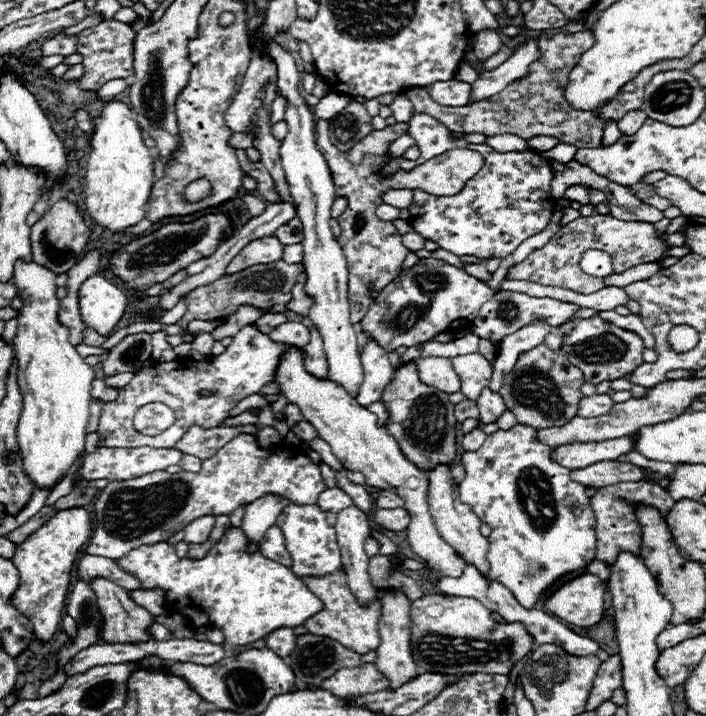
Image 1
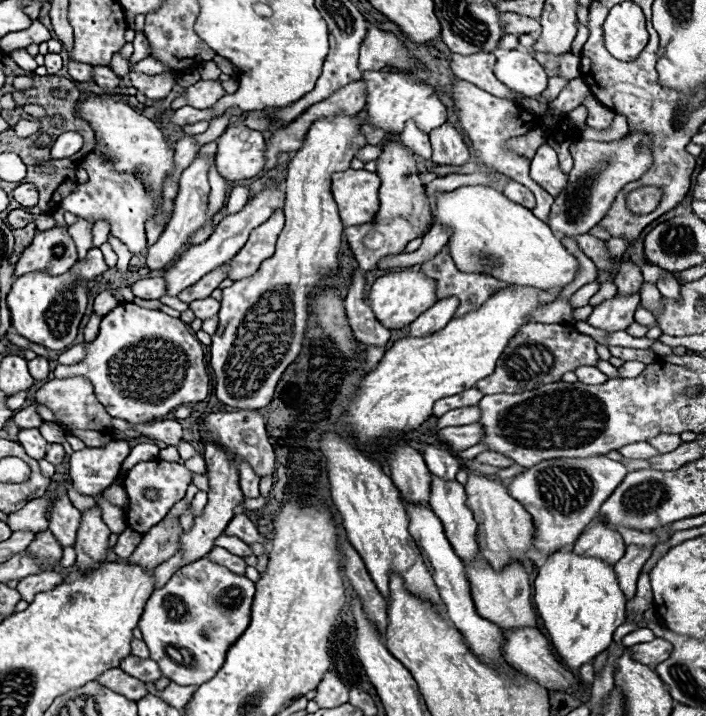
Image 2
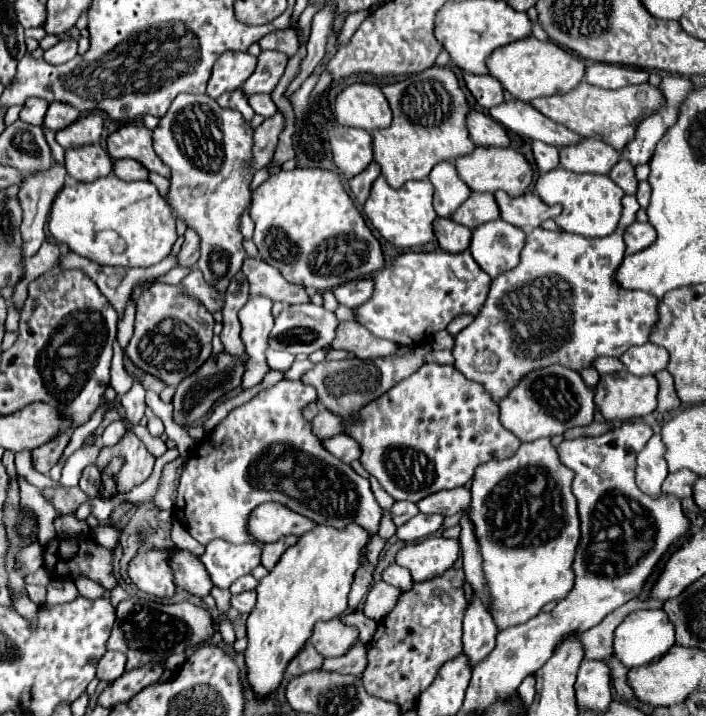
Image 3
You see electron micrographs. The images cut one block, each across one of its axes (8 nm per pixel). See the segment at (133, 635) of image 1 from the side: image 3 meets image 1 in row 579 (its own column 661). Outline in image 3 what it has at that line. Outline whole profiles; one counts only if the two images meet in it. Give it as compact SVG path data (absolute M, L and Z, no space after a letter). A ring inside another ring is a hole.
M580 82L576 88L572 88L566 94L556 94L548 98L536 98L530 104L548 116L550 120L570 128L572 132L594 138L610 144L618 152L632 140L636 126L654 114L662 106L664 98L658 88L652 88L650 84L636 84L636 86L624 86L620 90L602 90L598 86L590 86L586 82Z

